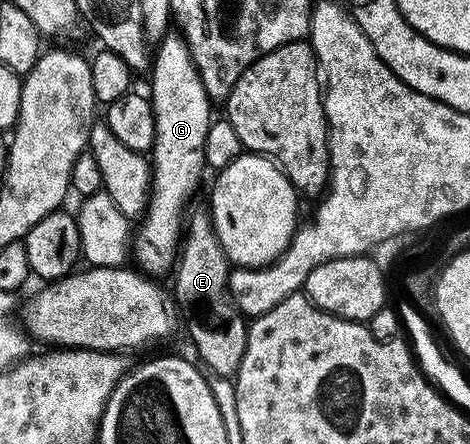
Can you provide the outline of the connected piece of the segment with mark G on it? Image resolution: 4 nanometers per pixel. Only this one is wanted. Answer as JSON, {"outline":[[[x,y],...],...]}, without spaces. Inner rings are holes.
{"outline":[[[171,31],[158,45],[159,50],[156,53],[154,50],[153,64],[149,69],[149,100],[151,110],[155,112],[155,141],[149,150],[151,191],[147,208],[133,233],[134,264],[155,279],[166,273],[168,276],[176,264],[185,228],[185,210],[192,204],[191,196],[198,191],[199,180],[207,165],[205,135],[209,135],[213,120],[213,102],[201,83],[186,41],[178,32]]]}

